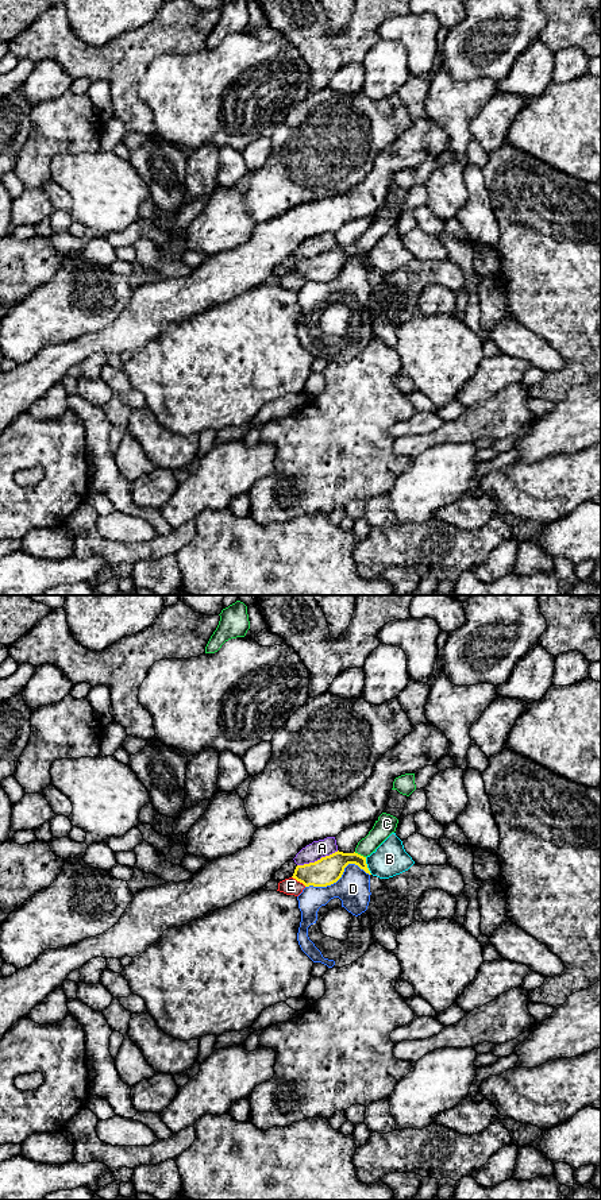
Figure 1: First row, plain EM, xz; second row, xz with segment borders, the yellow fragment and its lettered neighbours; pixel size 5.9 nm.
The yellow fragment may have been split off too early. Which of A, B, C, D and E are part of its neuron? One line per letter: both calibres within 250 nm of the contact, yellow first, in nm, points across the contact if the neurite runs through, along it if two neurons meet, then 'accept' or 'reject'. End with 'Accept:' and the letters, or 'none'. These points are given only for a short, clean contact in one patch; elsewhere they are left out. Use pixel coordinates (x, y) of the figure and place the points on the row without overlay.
A: calibres 170 and 110 nm; reject
B: calibres 170 and 200 nm; reject
C: calibres 170 and 120 nm; reject
D: calibres 170 and 200 nm; reject
E: calibres 170 and 100 nm; way xz (328, 265), (308, 269), (299, 276), (291, 281); accept
Accept: E

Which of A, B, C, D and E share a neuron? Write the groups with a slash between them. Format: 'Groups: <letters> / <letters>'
Groups: A / B / C / D / E

